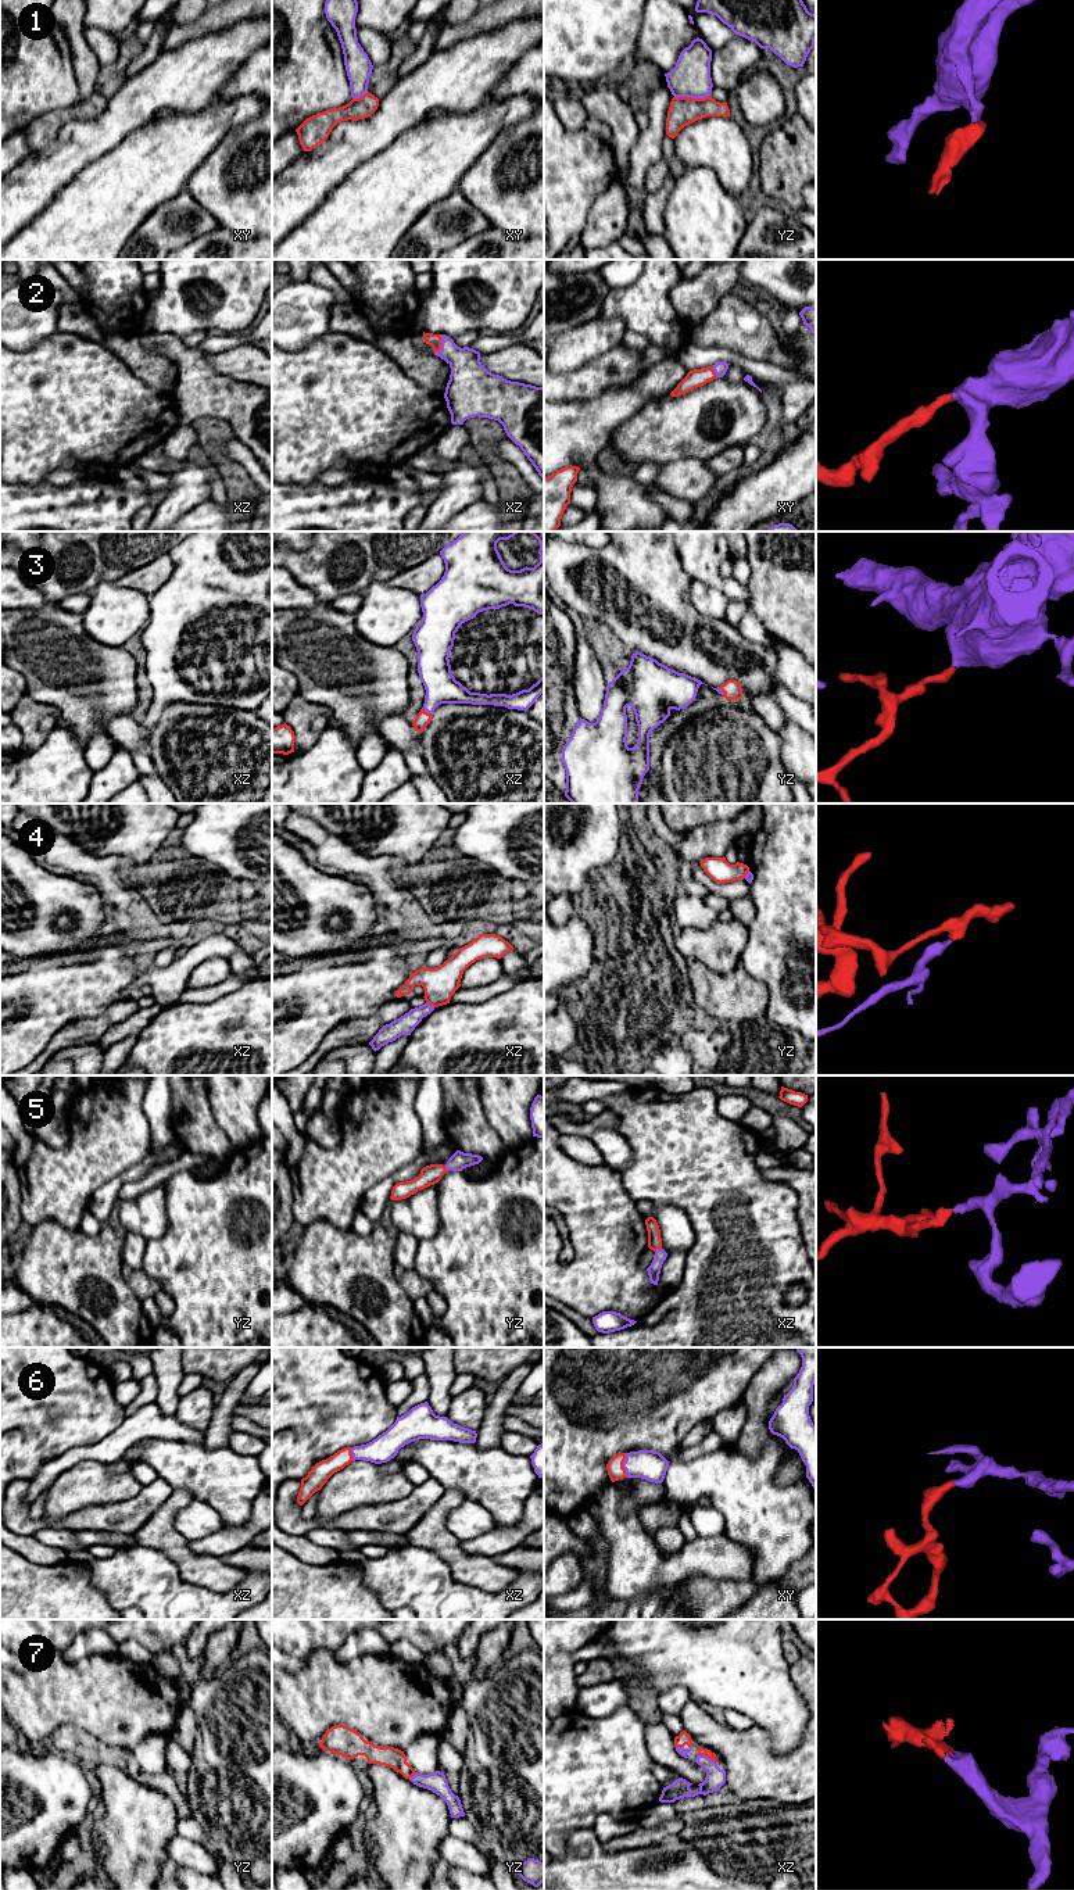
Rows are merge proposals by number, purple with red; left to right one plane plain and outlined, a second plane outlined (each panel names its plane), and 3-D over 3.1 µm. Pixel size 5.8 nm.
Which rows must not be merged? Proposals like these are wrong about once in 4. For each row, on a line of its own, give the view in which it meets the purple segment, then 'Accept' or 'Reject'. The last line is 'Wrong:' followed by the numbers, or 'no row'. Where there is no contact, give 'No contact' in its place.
1: Touches purple in yz. Reject
2: Touches purple in xz. Accept
3: Touches purple in xz. Accept
4: Touches purple in xz. Reject
5: Touches purple in xz. Accept
6: Touches purple in xy. Accept
7: Touches purple in xz. Accept
Wrong: 1, 4

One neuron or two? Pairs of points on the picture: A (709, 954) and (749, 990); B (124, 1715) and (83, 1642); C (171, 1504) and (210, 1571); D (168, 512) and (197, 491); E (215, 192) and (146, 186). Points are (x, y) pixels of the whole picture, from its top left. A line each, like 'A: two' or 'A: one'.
A: two
B: two
C: one
D: one
E: two

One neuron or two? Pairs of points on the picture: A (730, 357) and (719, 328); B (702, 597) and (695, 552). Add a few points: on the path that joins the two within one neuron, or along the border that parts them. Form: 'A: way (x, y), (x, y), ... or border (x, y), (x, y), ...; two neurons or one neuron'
A: border (695, 343), (726, 347), (740, 357); two neurons
B: border (693, 579), (718, 587), (727, 598); two neurons

